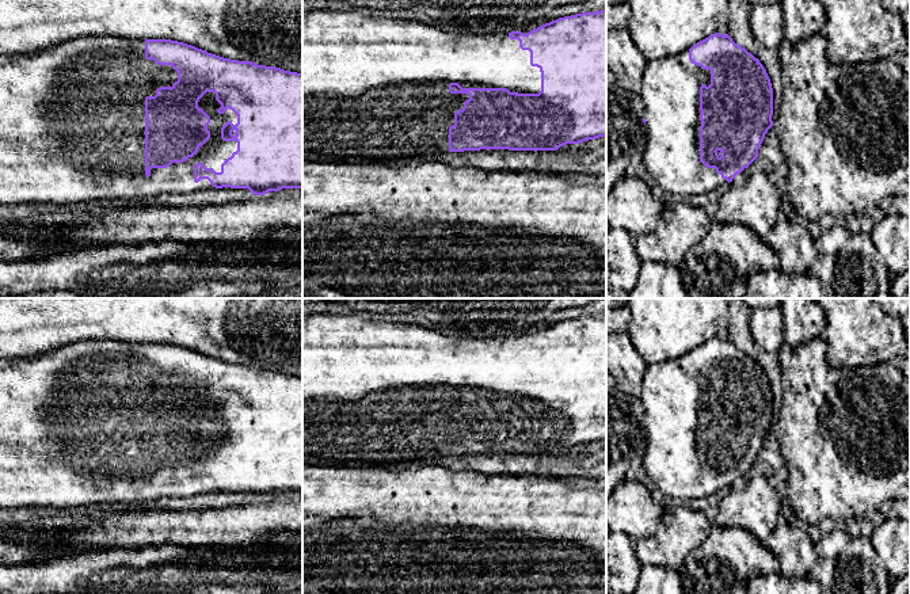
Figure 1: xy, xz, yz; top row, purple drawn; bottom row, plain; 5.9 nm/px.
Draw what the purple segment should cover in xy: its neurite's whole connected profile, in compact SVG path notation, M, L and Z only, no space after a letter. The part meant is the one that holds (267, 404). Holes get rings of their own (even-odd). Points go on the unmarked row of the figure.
M114 339L79 340L30 358L0 359L1 509L76 510L98 503L190 498L222 491L248 492L255 499L282 492L302 492L302 377L224 362L178 344L130 343Z

